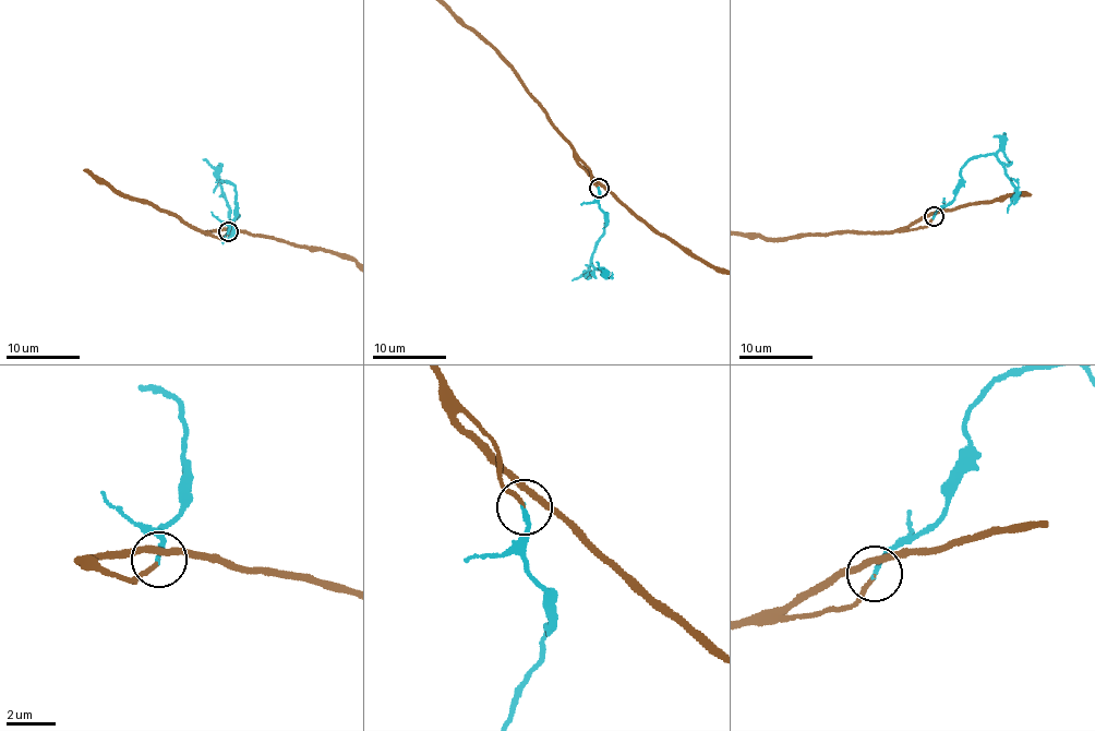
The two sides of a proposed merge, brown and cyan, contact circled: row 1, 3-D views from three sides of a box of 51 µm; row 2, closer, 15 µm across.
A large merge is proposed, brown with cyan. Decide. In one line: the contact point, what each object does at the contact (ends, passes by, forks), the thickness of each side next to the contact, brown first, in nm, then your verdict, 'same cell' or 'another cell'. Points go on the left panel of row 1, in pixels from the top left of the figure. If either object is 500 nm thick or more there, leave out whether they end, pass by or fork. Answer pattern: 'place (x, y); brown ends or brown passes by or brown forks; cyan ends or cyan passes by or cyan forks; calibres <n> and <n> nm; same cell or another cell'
place (228, 231); brown forks; cyan ends; calibres 90 and 200 nm; same cell

